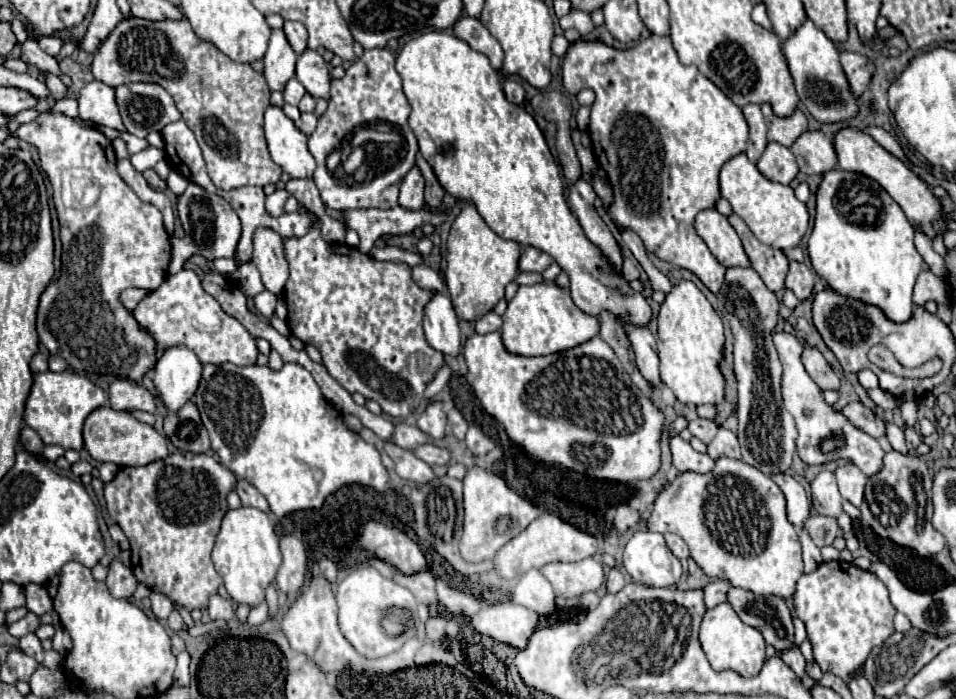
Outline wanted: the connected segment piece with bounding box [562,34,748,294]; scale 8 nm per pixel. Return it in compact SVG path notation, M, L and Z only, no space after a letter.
M650 34L648 38L644 38L642 42L638 42L636 46L632 48L626 48L626 50L618 50L618 48L612 48L600 40L594 40L594 42L588 42L588 40L578 40L574 44L570 44L564 60L562 60L562 84L566 88L566 92L570 94L578 94L582 88L592 88L594 94L596 94L596 100L592 104L592 132L588 128L588 134L592 134L592 150L594 150L594 158L598 158L598 164L606 170L608 178L610 178L610 186L614 190L614 198L616 202L608 208L608 214L610 218L618 224L618 226L626 226L626 228L632 228L644 242L646 246L646 252L652 252L656 254L660 260L666 260L674 266L680 266L680 268L686 268L690 272L694 272L702 284L710 290L710 292L718 292L722 282L724 282L724 272L726 268L722 268L722 264L718 264L718 260L710 254L708 246L702 242L702 238L696 234L694 230L694 216L704 210L704 208L714 208L716 200L720 198L720 188L718 188L718 172L722 168L724 162L728 162L732 156L736 154L742 154L746 150L746 142L748 142L748 124L746 124L746 118L742 114L742 110L712 82L708 80L706 76L702 76L698 72L698 68L694 66L684 66L680 60L678 60L678 54L676 50L672 48L670 44L670 38L668 36L658 36L658 34Z

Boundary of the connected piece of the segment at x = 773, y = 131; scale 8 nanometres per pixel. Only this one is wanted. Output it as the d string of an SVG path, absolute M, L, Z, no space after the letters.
M762 104L762 114L768 126L768 140L774 140L784 146L790 146L808 128L806 116L798 108L790 116L780 118L772 112L770 104Z

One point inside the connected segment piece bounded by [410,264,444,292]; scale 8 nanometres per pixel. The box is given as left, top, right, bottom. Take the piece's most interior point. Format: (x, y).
(429, 280)

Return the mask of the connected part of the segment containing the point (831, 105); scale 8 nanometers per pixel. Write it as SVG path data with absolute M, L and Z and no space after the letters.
M806 18L790 38L782 40L782 54L788 62L800 100L818 122L840 122L858 112L856 98L852 96L846 74L838 62L836 46L810 18Z

